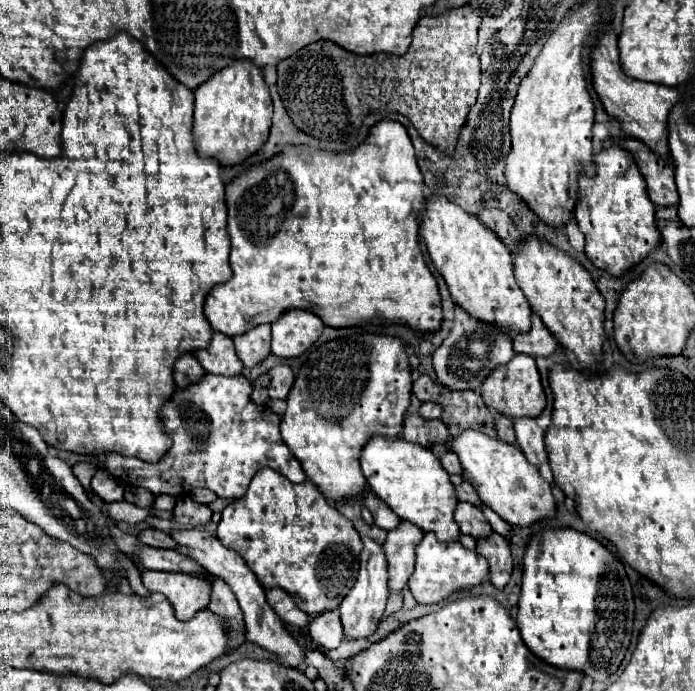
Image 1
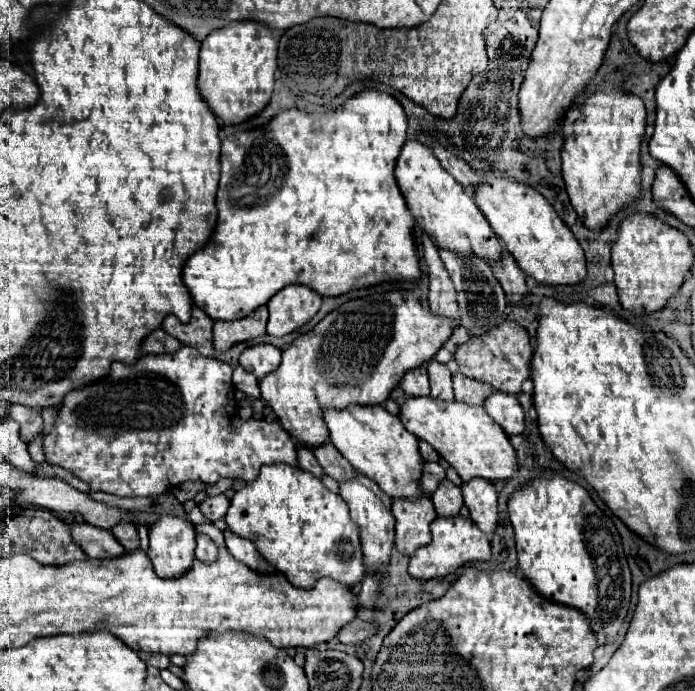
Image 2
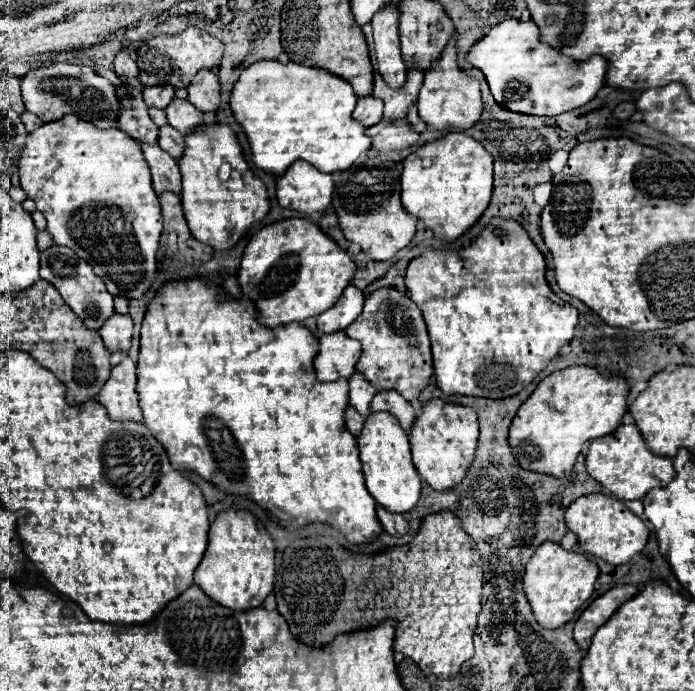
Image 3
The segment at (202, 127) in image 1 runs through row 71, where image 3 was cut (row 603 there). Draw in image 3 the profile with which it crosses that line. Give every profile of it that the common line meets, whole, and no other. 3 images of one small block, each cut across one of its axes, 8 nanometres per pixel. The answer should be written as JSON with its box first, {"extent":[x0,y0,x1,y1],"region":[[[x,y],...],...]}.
{"extent":[194,508,276,610],"region":[[[228,508],[216,514],[216,520],[210,524],[208,548],[194,572],[194,584],[198,584],[214,602],[222,606],[252,610],[272,592],[276,572],[274,556],[276,548],[264,524],[258,522],[250,510]]]}

